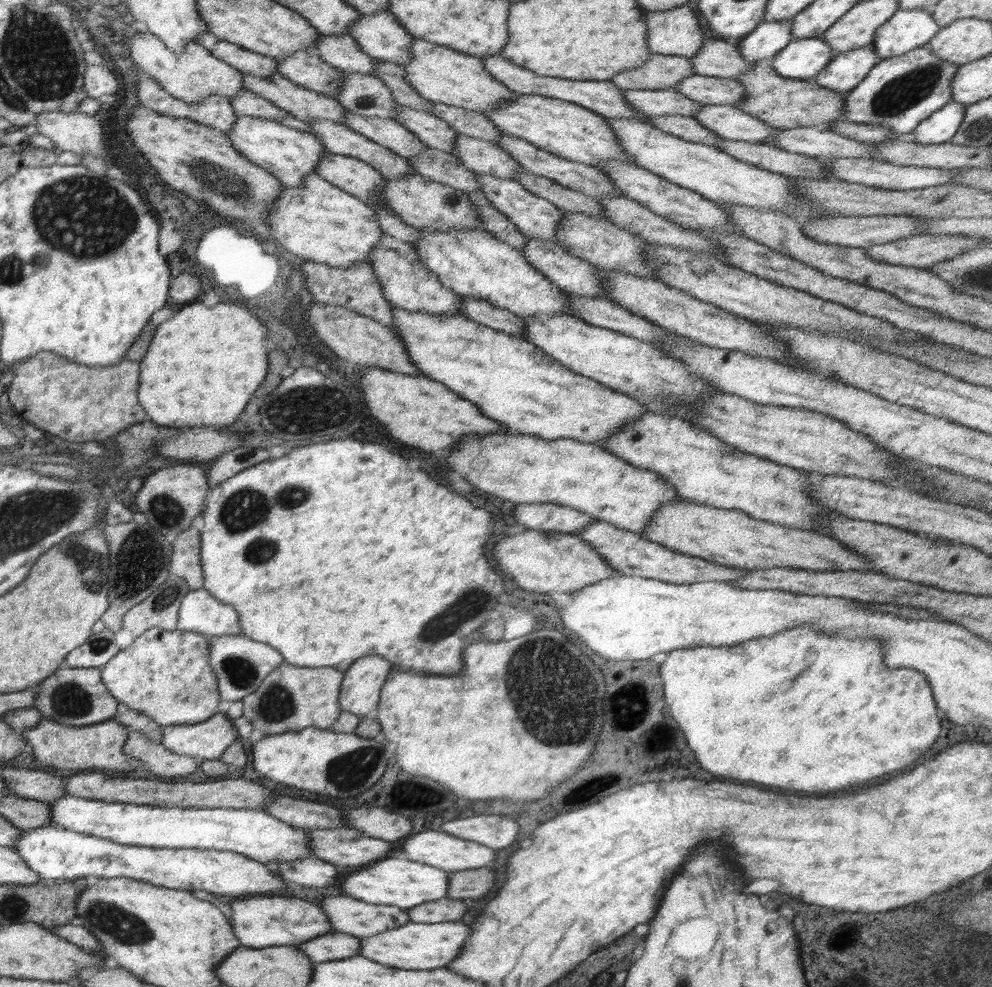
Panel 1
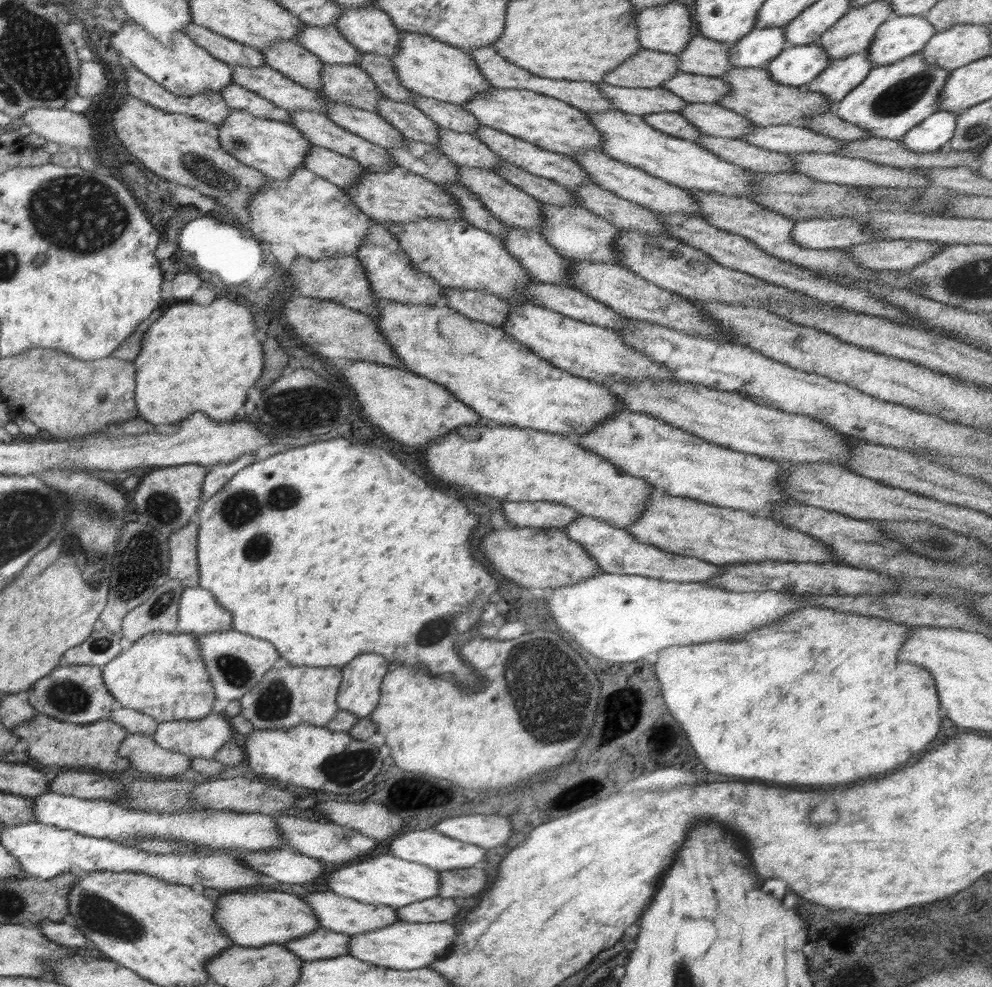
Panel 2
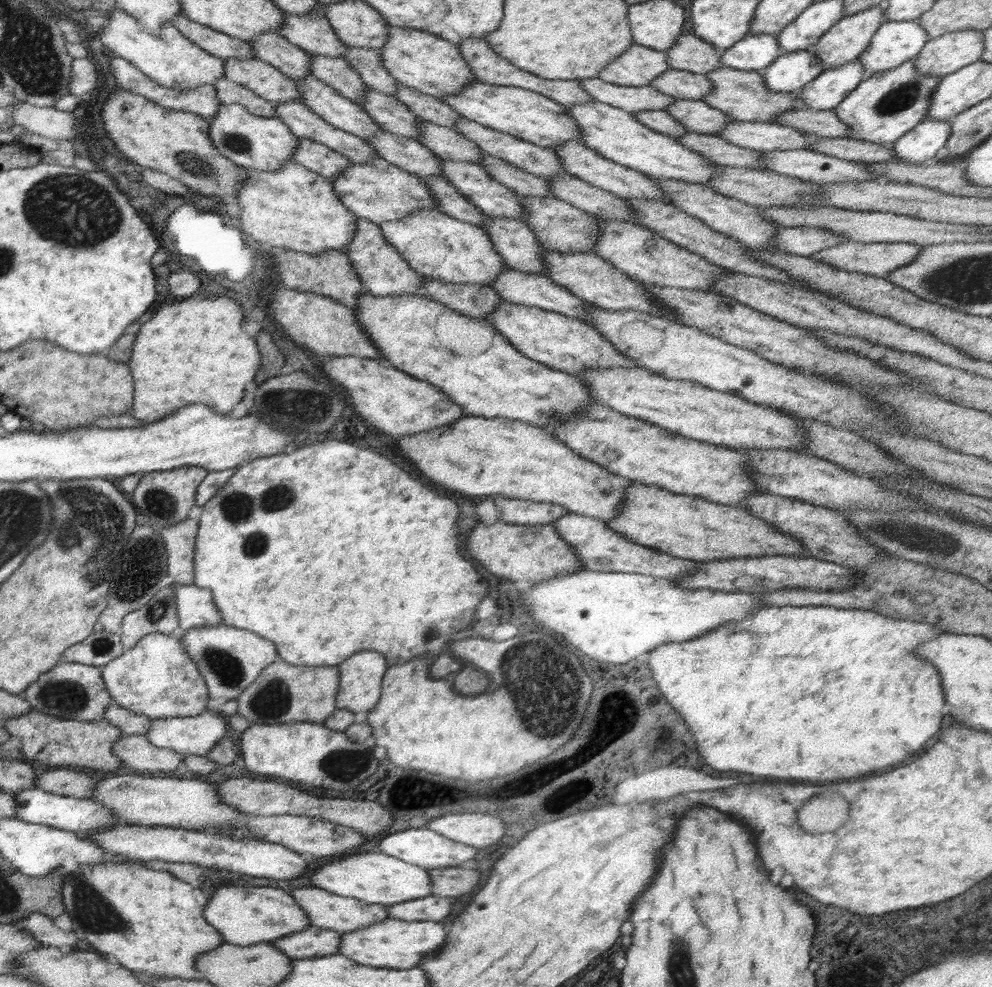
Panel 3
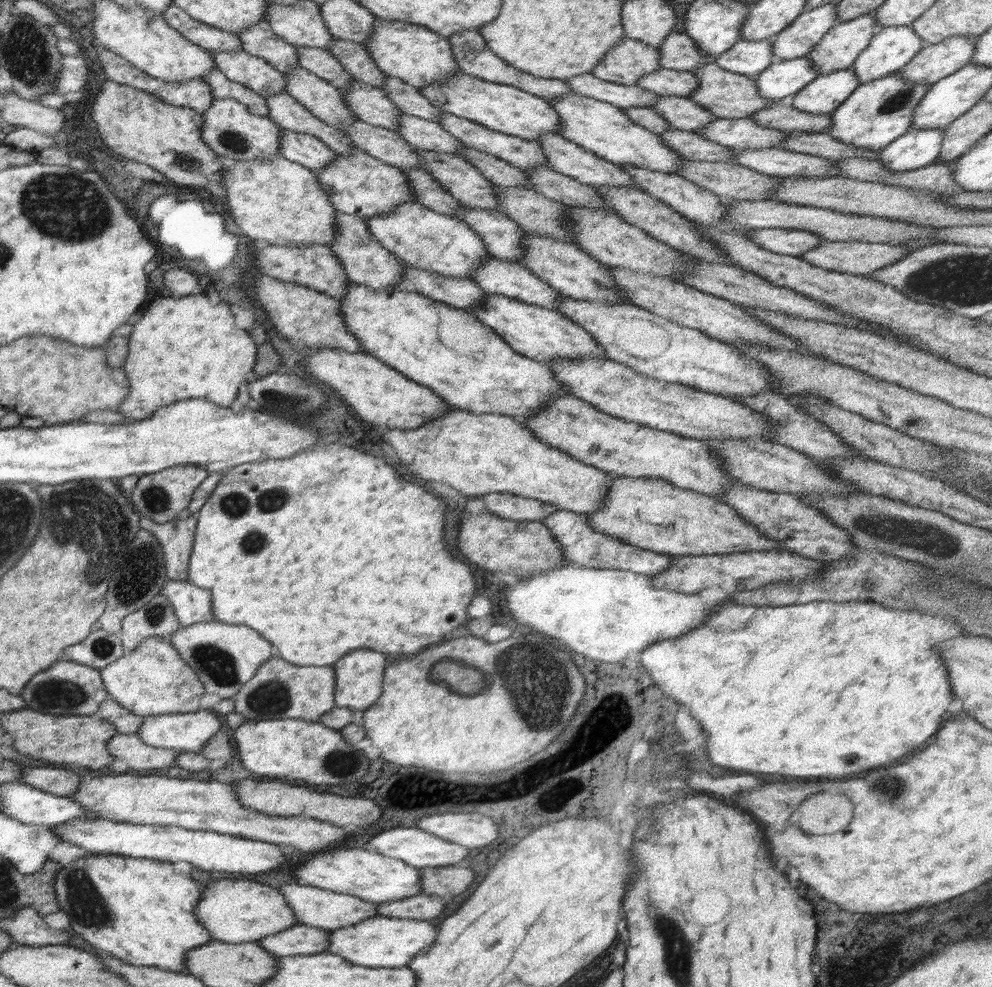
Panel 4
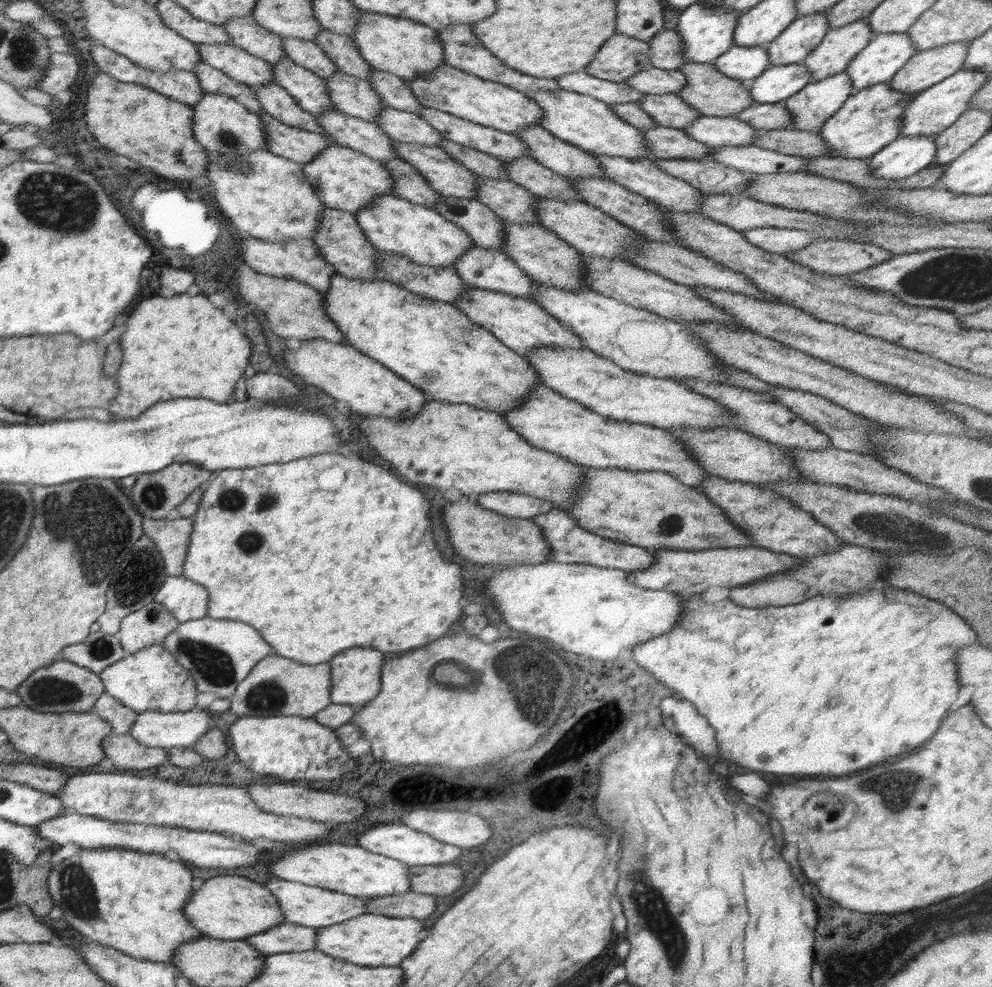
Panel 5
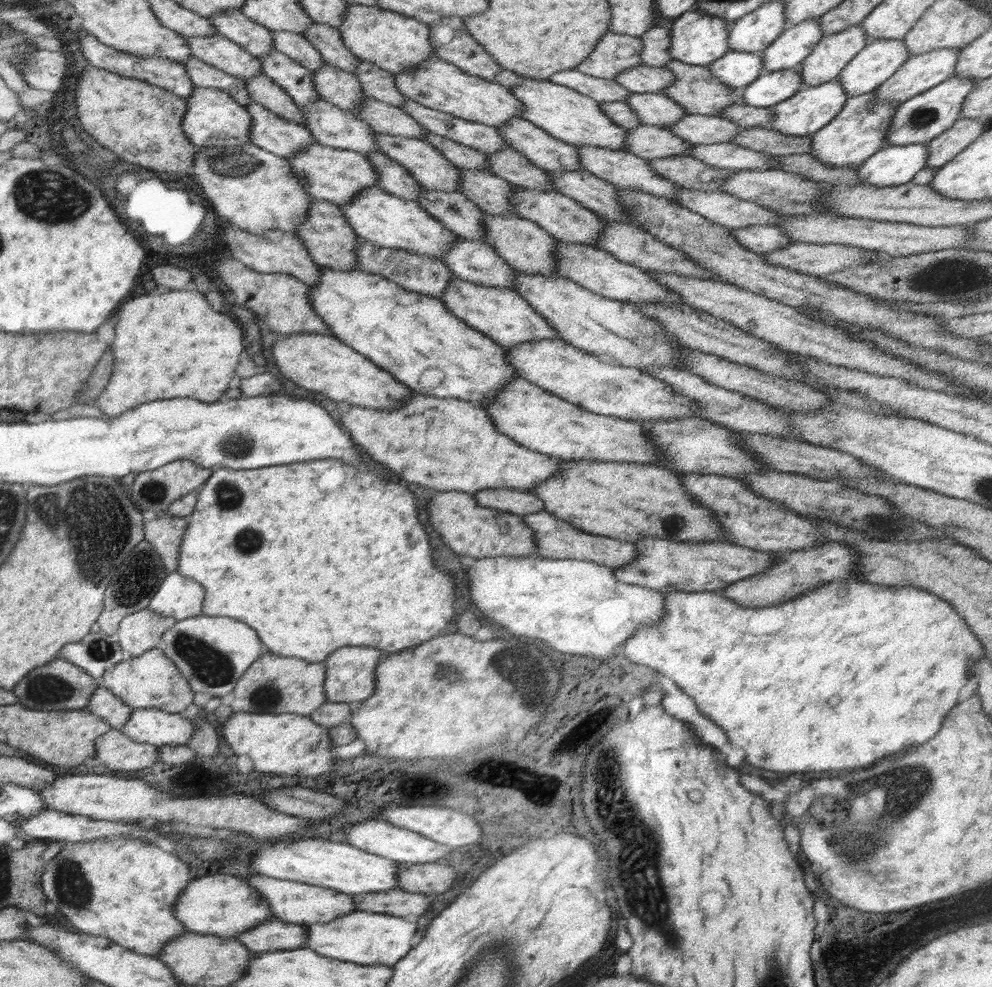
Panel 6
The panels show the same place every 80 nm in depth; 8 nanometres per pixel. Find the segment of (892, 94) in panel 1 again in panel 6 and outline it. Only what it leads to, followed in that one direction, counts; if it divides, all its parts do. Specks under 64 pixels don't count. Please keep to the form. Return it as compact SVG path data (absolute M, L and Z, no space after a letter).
M875 90L849 98L842 110L813 135L810 154L830 166L860 166L885 147L887 130L897 105L875 100Z

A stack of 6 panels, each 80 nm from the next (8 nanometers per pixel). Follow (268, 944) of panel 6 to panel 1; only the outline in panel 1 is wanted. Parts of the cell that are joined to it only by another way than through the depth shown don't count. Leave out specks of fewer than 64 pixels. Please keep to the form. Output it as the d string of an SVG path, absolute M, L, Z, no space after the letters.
M336 932L311 938L306 942L296 945L314 963L323 963L326 960L340 960L355 957L359 954L361 945L360 937L354 938L351 934Z

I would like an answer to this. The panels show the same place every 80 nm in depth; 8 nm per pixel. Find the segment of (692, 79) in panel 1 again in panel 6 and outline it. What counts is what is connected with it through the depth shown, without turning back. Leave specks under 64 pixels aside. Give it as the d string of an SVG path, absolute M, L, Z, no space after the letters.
M640 63L638 66L627 68L613 79L626 87L630 93L660 93L664 87L675 81L675 76L665 67Z

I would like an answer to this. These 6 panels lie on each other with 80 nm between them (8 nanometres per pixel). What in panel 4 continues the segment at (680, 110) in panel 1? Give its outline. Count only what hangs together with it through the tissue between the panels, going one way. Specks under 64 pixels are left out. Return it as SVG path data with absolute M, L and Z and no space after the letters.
M592 73L579 74L563 80L572 92L625 109L628 107L650 107L659 98L659 94L638 85L625 85L608 82Z

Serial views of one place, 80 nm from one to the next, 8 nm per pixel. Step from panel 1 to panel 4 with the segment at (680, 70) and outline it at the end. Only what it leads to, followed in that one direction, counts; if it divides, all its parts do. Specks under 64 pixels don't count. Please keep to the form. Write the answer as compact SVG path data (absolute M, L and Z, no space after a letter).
M626 37L604 54L591 73L608 82L636 85L641 76L660 68L655 46Z

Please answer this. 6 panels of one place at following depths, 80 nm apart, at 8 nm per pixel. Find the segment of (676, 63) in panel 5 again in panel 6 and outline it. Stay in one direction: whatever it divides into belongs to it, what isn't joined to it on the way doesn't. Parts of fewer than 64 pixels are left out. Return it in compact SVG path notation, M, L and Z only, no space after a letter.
M654 27L647 30L644 36L639 37L642 40L642 52L640 53L640 62L653 67L664 67L671 58L669 55L669 46L672 44L670 29L664 27Z

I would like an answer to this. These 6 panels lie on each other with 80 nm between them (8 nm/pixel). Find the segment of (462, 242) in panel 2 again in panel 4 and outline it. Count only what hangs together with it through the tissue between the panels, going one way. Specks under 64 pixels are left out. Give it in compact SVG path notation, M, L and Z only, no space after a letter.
M404 203L398 205L389 213L364 219L368 230L374 235L376 242L380 243L380 245L390 251L390 253L394 253L394 255L398 256L401 262L420 270L442 274L442 276L446 276L446 278L450 276L450 278L469 279L488 258L492 257L492 255L486 251L482 239L480 239L467 224L464 224L464 222L457 217L434 212L422 206L420 203Z

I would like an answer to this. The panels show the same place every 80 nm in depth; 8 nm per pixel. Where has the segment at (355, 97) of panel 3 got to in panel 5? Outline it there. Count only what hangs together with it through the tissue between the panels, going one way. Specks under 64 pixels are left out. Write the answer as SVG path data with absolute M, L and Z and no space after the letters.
M283 37L282 46L291 61L311 70L316 76L326 79L338 71L336 63L326 57L326 54L312 41Z

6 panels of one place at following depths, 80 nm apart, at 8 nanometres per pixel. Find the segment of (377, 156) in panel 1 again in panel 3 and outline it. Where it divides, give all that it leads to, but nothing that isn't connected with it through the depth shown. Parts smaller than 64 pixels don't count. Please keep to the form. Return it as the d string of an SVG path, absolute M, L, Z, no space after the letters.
M300 101L276 104L275 116L287 123L297 136L312 139L349 158L353 163L367 163L375 159L375 150L358 135L332 126Z

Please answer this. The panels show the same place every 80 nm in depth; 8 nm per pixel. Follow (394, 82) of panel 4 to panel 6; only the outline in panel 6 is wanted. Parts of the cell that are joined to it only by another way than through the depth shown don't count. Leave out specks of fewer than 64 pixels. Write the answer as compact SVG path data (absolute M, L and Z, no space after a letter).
M360 59L355 68L355 77L362 85L362 92L368 97L397 107L402 106L404 101L408 100L395 87L394 74L374 63Z

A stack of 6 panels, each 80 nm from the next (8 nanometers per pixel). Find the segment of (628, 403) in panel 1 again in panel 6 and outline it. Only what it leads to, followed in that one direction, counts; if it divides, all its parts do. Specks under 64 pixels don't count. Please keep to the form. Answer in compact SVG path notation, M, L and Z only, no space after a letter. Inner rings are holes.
M322 267L318 282L310 287L310 305L314 313L328 325L331 334L363 354L376 366L389 372L396 381L410 387L413 392L438 398L459 398L483 406L484 403L489 403L504 385L514 382L516 378L522 378L505 359L506 347L468 326L461 318L456 318L437 298L402 288L379 275L359 270L342 272L328 267ZM428 368L438 368L444 372L444 380L437 388L420 386L420 377Z

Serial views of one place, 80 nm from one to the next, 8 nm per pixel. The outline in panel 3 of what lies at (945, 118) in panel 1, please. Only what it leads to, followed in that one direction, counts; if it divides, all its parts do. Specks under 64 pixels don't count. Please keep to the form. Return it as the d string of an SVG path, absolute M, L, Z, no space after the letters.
M925 119L893 143L893 154L898 162L929 163L950 133L950 121Z

